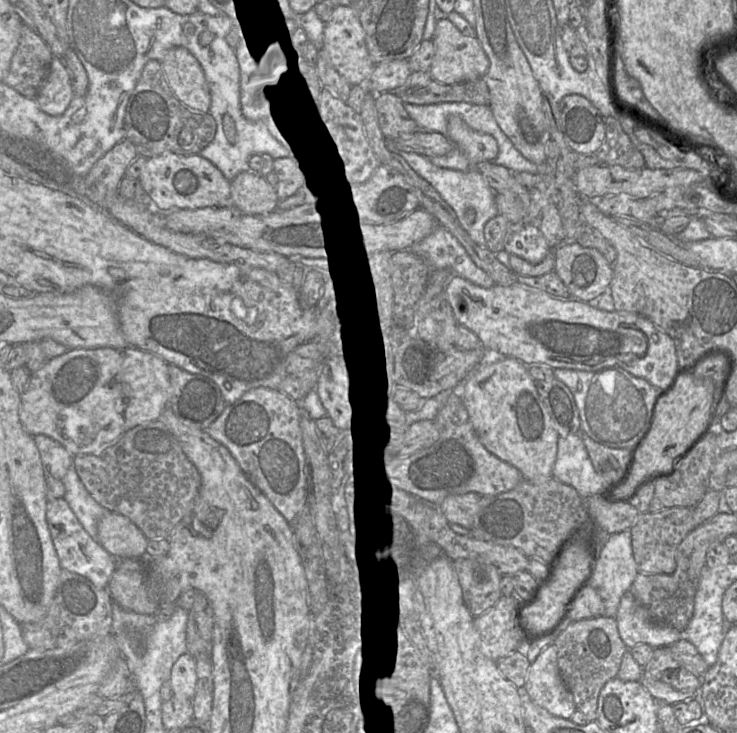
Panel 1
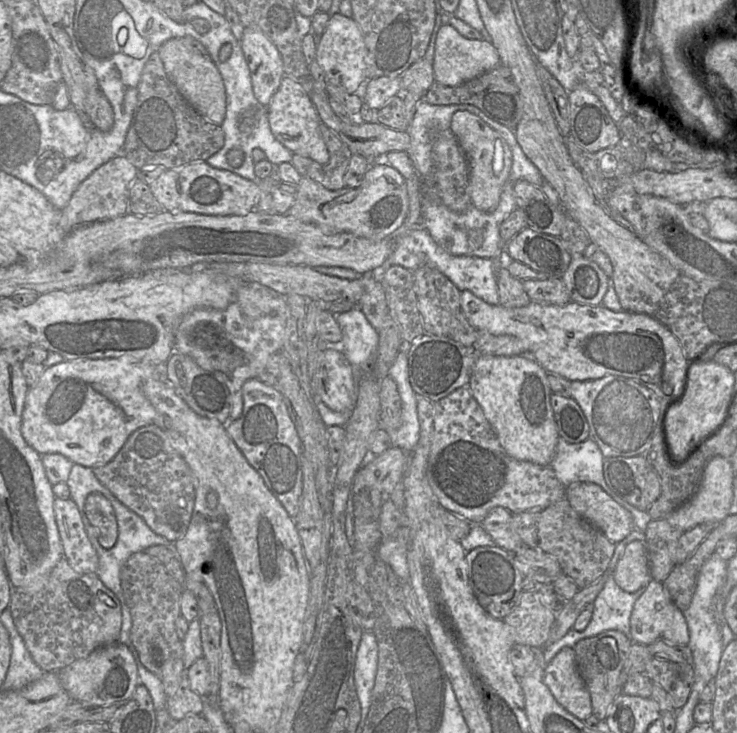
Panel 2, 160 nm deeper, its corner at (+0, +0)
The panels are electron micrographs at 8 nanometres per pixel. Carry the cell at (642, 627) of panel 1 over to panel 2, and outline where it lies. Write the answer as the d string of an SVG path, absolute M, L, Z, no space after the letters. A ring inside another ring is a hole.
M652 579L635 602L630 616L630 638L646 646L658 640L688 644L689 630L684 612L673 603L663 582Z

